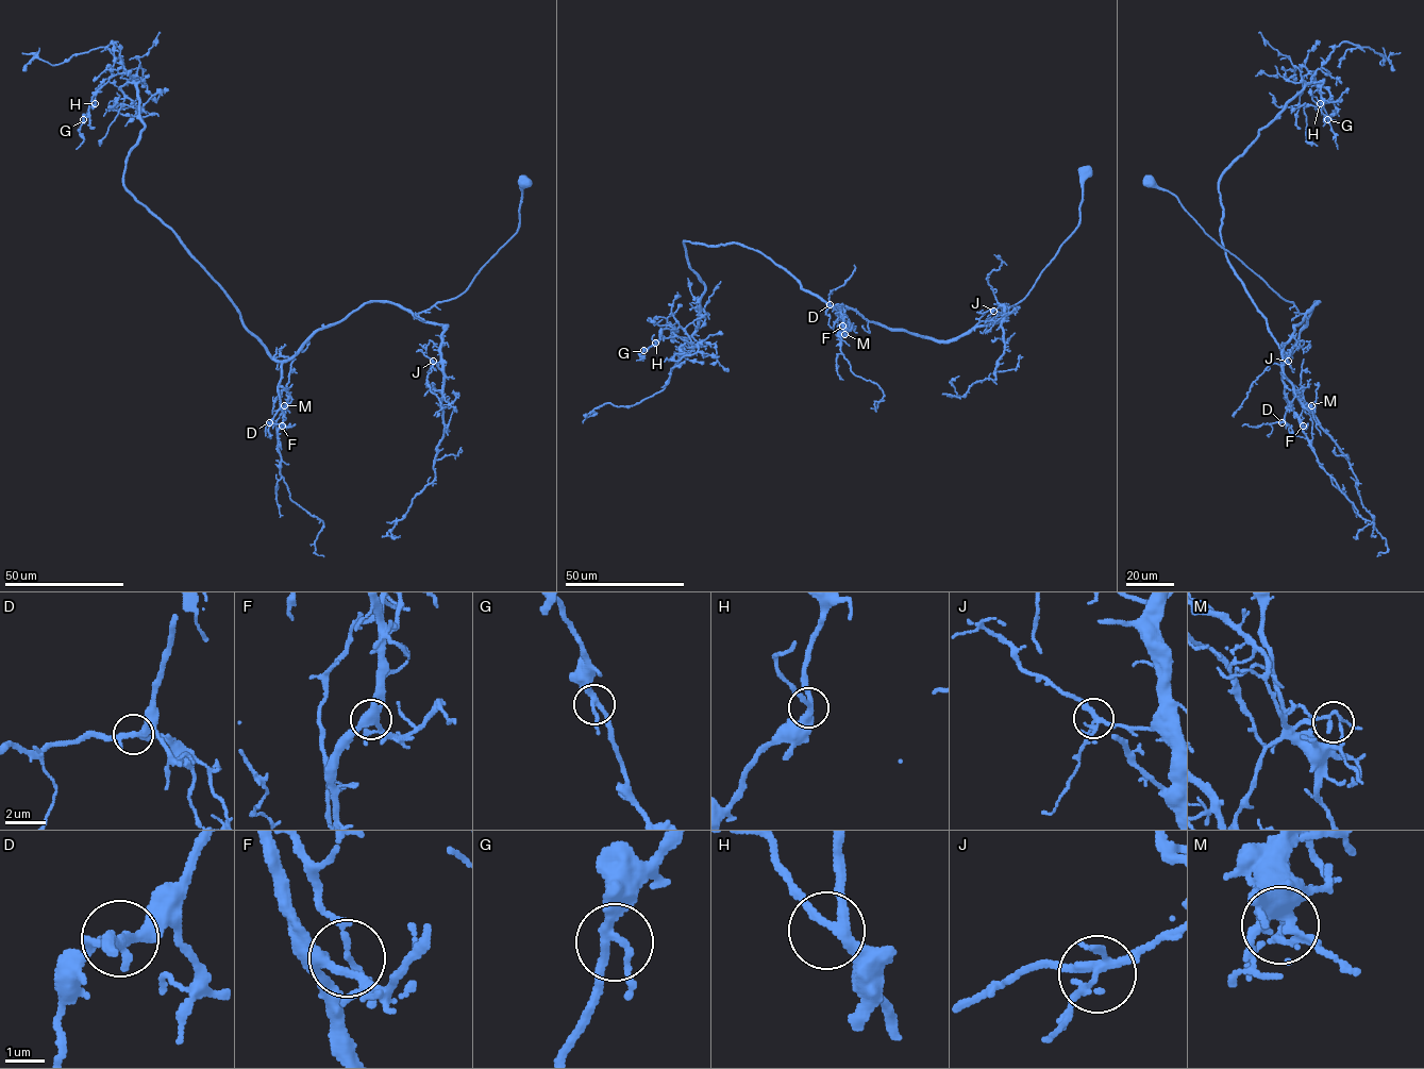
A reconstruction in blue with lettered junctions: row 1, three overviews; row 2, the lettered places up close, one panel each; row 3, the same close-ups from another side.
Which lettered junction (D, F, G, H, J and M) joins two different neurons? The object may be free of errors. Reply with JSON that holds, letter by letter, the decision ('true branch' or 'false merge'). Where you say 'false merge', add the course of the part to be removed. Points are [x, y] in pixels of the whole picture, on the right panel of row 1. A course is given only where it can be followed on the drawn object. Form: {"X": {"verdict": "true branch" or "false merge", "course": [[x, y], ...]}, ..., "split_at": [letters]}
{"D": {"verdict": "true branch"}, "F": {"verdict": "false merge", "course": [[1303, 426], [1300, 415], [1305, 406], [1301, 384], [1304, 360]]}, "G": {"verdict": "true branch"}, "H": {"verdict": "true branch"}, "J": {"verdict": "true branch"}, "M": {"verdict": "true branch"}, "split_at": ["F"]}

